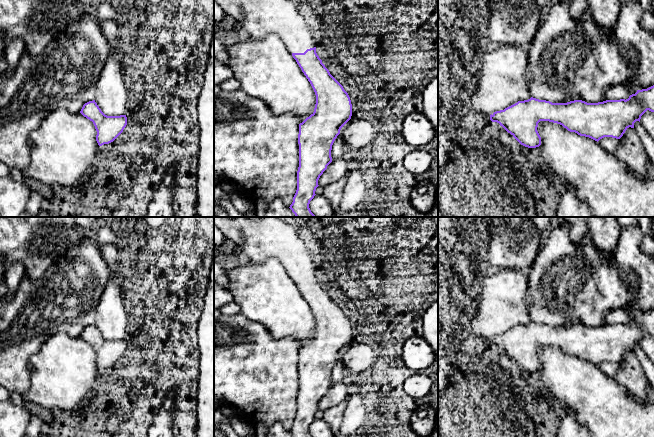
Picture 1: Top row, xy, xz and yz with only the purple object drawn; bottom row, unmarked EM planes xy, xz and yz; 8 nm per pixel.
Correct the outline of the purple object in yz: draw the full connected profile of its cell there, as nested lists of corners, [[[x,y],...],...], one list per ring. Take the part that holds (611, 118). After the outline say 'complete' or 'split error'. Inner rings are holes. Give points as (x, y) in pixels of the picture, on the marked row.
[[[654,85],[642,90],[637,90],[628,99],[606,100],[598,103],[587,103],[574,100],[567,103],[552,103],[531,97],[494,113],[485,113],[486,123],[497,122],[510,133],[521,145],[536,148],[541,145],[541,137],[537,131],[540,121],[549,121],[562,125],[570,132],[580,136],[589,137],[599,141],[604,137],[620,139],[625,131],[634,128],[636,121],[640,122],[641,116],[647,111],[654,112]]] | split error

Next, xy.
[[[95,100],[85,103],[80,113],[93,122],[99,146],[113,142],[127,125],[126,115],[107,116],[101,111]]] | complete

